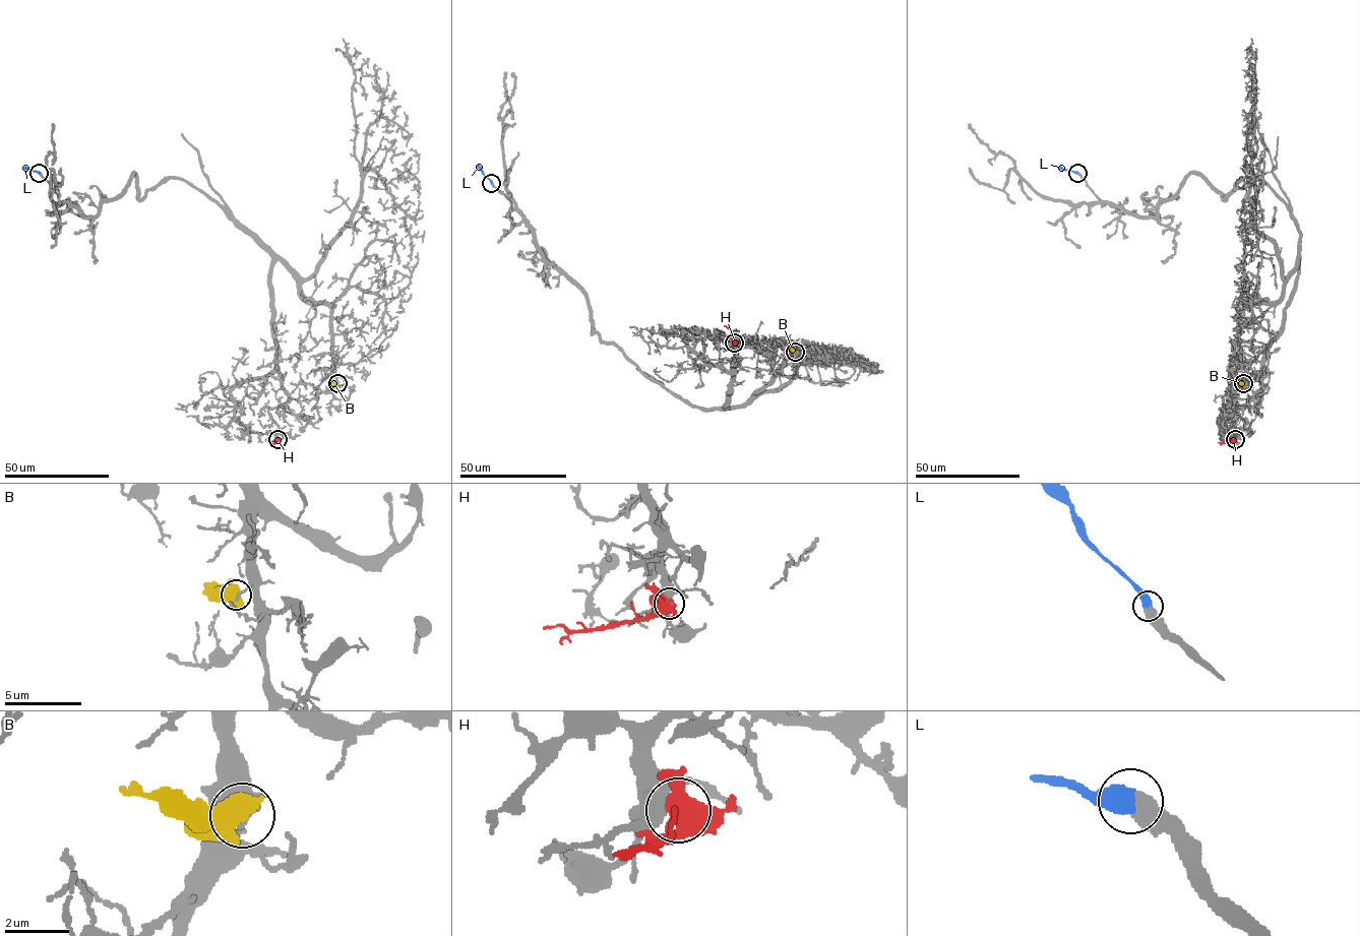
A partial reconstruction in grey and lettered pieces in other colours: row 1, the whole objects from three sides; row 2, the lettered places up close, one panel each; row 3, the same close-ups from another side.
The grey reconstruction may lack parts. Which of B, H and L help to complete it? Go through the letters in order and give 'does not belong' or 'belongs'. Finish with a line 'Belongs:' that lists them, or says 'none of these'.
B: does not belong
H: does not belong
L: belongs
Belongs: L

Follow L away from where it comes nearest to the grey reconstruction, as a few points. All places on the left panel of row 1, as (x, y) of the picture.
L: (39, 172), (24, 167)

